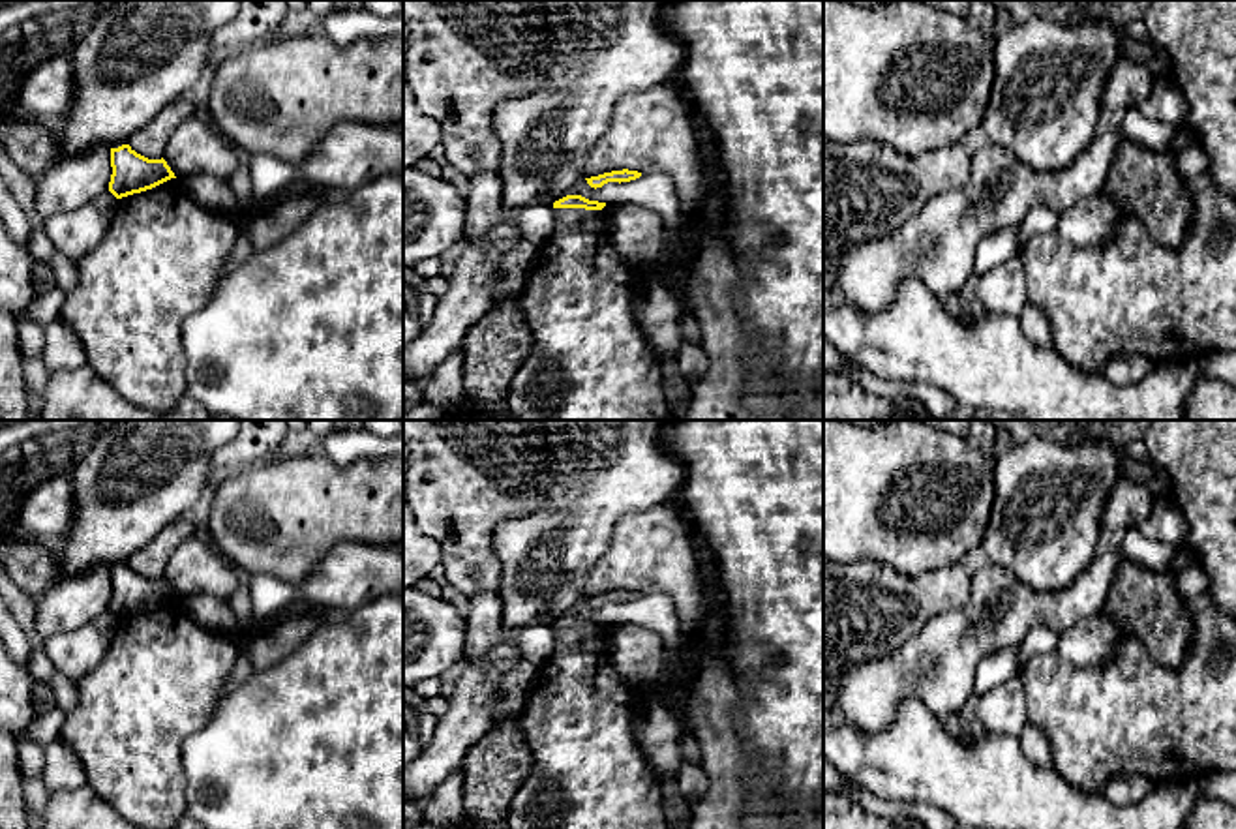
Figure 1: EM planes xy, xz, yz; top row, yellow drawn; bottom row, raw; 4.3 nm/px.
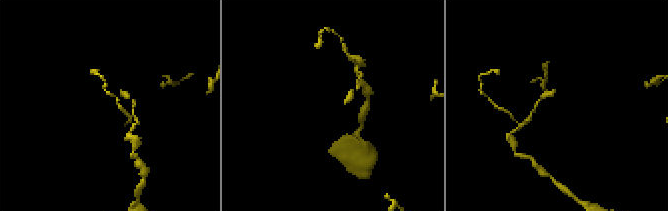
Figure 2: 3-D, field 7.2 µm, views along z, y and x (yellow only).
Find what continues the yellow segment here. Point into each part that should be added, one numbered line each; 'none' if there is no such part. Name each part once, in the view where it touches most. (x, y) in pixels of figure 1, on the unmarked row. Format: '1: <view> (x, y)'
none

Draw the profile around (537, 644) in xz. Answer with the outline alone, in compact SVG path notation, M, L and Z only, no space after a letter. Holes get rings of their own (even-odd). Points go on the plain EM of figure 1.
M551 625L512 628L506 632L506 640L518 647L523 655L523 660L533 664L536 670L544 666L555 649Z

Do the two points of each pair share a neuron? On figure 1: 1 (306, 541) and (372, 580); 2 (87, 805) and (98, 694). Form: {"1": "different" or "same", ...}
{"1": "different", "2": "different"}

